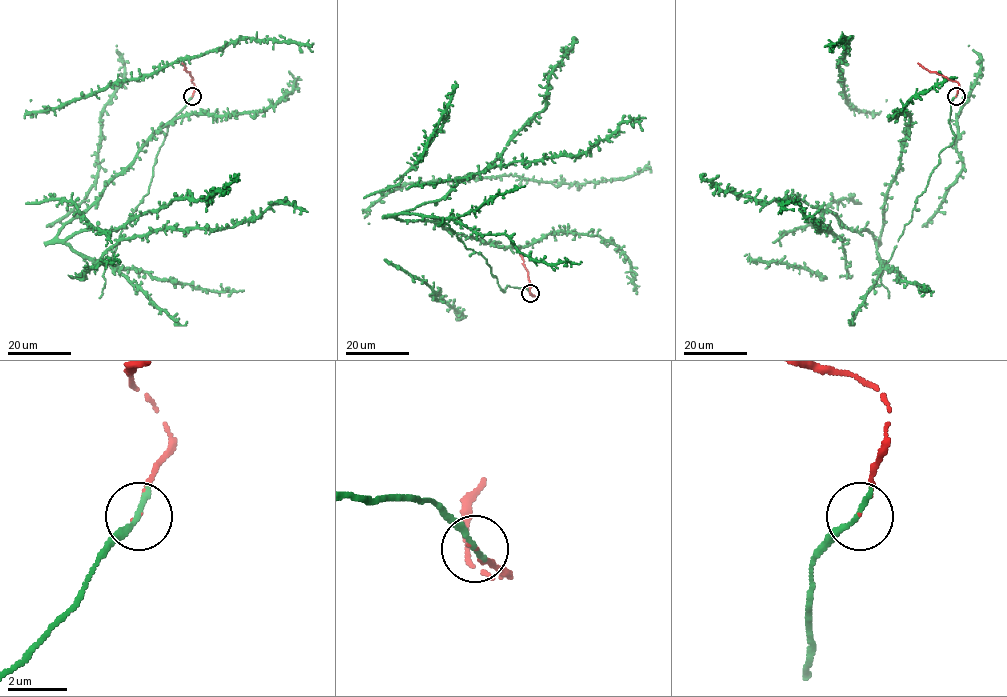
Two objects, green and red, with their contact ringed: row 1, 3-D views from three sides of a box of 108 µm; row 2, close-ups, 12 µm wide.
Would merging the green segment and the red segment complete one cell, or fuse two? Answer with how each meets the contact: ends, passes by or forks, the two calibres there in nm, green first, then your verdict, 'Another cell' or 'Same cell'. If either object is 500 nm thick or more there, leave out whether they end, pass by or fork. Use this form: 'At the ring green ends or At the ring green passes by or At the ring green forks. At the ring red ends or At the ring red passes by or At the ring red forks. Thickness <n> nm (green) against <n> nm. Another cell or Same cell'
At the ring green ends. At the ring red ends. Thickness 240 nm (green) against 70 nm. Same cell

